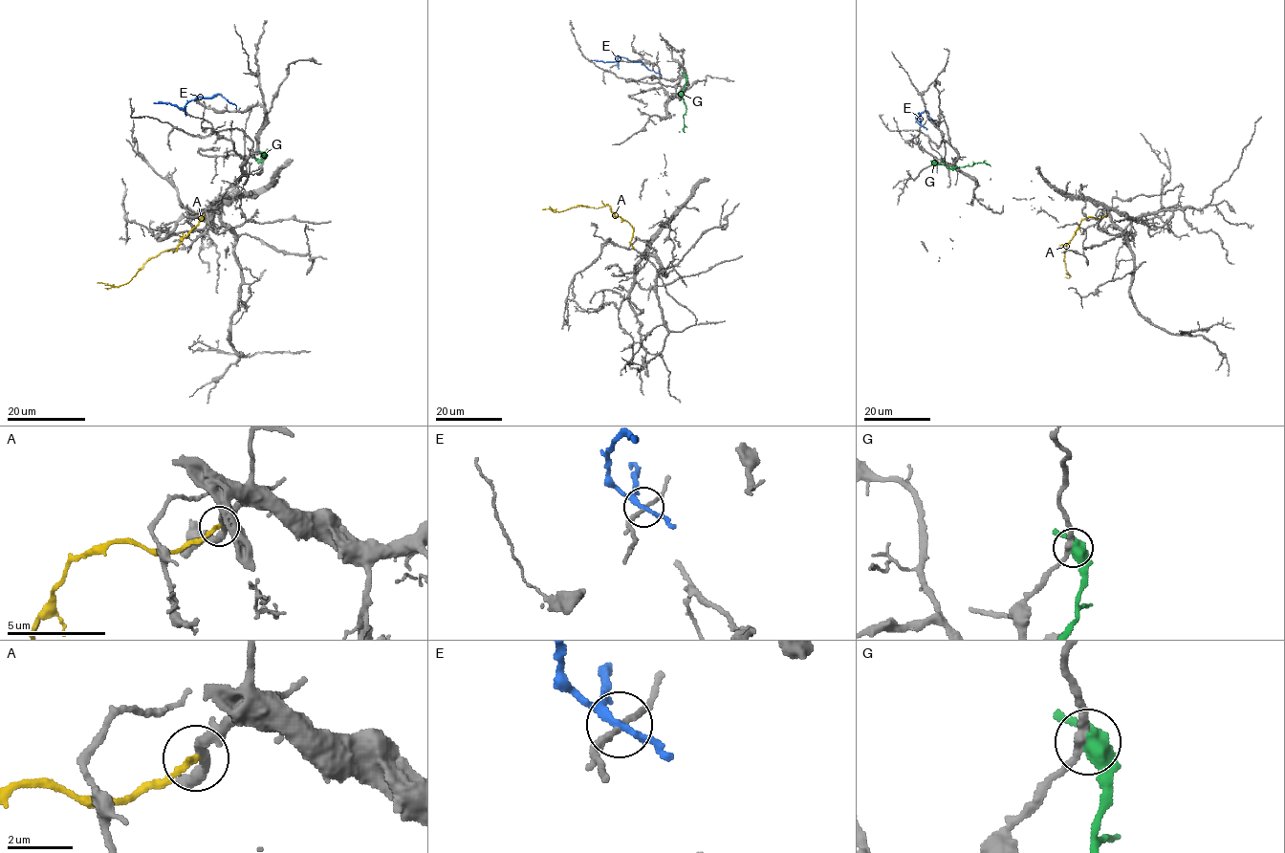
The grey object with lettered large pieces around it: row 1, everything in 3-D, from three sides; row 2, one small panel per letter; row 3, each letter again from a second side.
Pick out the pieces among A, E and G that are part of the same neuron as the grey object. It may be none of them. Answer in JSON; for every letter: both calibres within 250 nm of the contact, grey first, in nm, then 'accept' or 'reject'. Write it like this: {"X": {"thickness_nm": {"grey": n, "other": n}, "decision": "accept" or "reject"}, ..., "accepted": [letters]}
{"A": {"thickness_nm": {"grey": 320, "other": 240}, "decision": "reject"}, "E": {"thickness_nm": {"grey": 200, "other": 190}, "decision": "reject"}, "G": {"thickness_nm": {"grey": 260, "other": 480}, "decision": "reject"}, "accepted": []}

